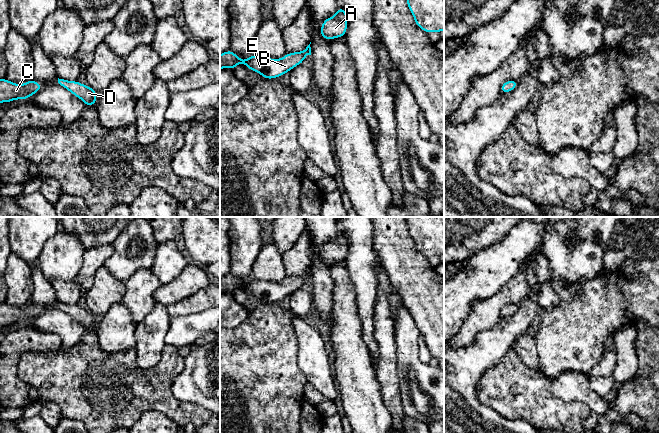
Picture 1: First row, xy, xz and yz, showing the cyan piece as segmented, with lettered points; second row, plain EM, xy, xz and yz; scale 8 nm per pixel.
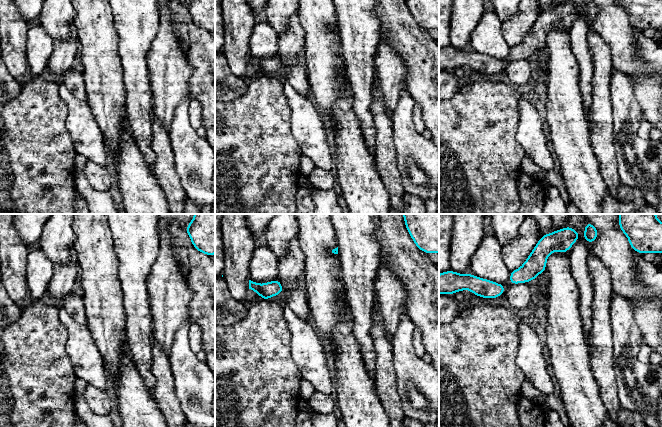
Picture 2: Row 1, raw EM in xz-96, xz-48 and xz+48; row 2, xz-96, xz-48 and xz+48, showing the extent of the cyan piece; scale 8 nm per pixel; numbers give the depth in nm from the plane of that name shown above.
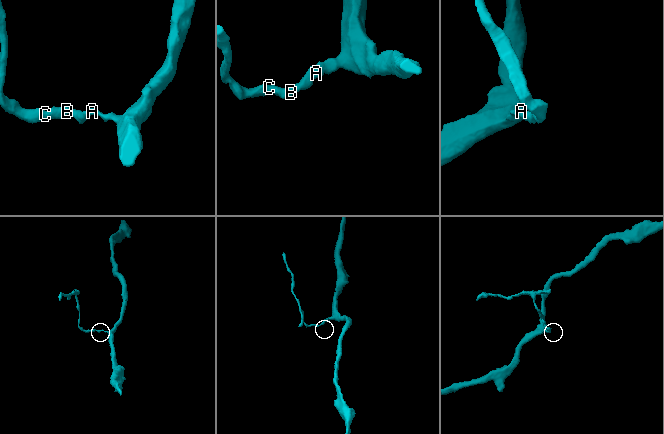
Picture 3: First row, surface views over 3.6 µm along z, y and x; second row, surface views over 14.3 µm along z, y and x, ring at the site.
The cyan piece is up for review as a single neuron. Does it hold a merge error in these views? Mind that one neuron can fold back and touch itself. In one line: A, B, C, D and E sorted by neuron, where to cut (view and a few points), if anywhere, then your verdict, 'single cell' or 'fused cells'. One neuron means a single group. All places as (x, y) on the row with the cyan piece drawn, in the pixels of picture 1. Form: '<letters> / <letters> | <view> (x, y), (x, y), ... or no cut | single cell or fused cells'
A B C D E | no cut | single cell

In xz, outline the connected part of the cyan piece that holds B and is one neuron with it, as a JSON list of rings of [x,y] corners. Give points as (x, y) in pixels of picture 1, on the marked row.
[[[310,44],[304,51],[287,53],[281,59],[264,58],[253,54],[246,60],[242,60],[229,49],[220,55],[220,69],[234,70],[237,64],[245,64],[248,69],[261,74],[263,78],[274,79],[302,64],[307,55],[311,55]]]

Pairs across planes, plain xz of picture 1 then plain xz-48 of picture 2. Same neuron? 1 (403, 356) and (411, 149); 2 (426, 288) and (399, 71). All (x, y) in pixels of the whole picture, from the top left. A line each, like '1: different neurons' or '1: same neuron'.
1: same neuron
2: different neurons

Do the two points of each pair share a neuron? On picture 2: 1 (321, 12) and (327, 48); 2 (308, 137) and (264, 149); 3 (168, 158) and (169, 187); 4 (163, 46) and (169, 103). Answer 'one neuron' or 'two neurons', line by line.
1: one neuron
2: two neurons
3: one neuron
4: one neuron

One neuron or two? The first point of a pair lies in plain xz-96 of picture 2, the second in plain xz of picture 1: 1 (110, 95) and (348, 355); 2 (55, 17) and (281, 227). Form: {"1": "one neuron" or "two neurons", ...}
{"1": "two neurons", "2": "one neuron"}

